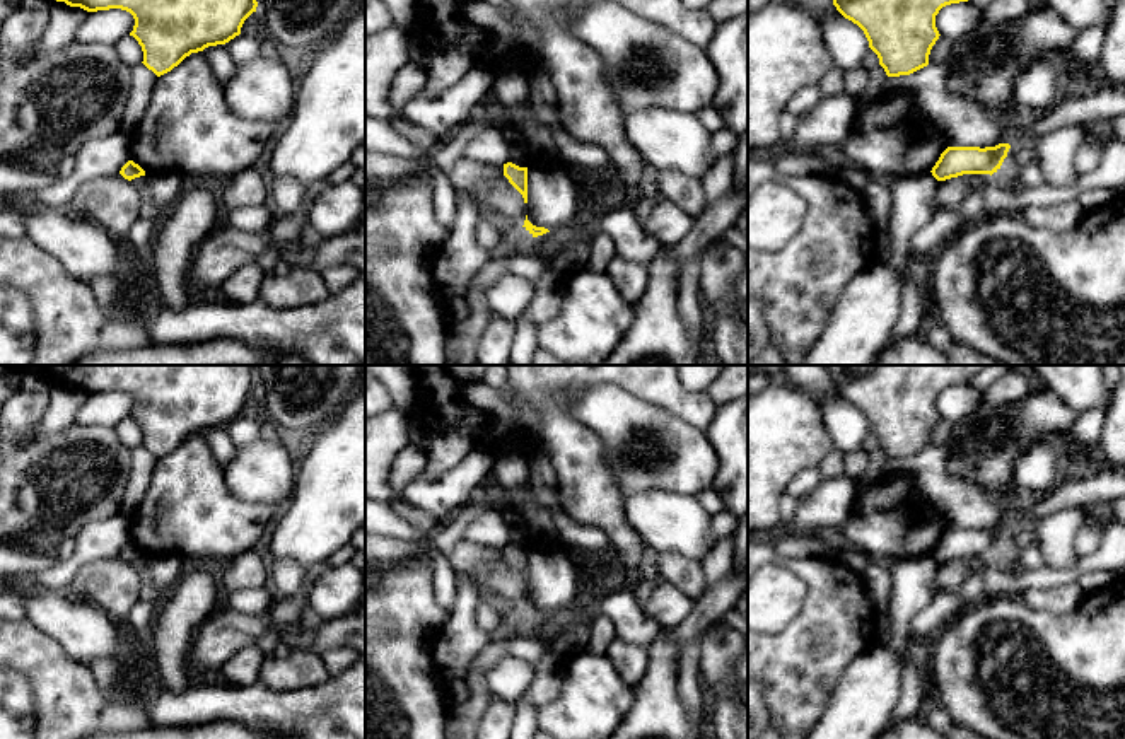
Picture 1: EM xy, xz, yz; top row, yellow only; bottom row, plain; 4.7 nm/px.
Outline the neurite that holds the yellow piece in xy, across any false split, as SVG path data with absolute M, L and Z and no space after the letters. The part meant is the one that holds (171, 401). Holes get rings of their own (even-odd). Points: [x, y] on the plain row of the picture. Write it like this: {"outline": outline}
{"outline": "M9 365L9 367L32 367L39 369L50 374L50 377L56 384L65 384L70 389L80 389L87 394L97 394L97 393L109 393L109 391L121 391L133 398L135 408L130 418L133 418L143 434L143 447L152 452L157 459L171 454L174 449L178 449L186 439L191 435L203 434L208 428L225 427L236 418L241 416L241 410L244 403L256 394L258 384L256 384L256 369L254 365Z"}

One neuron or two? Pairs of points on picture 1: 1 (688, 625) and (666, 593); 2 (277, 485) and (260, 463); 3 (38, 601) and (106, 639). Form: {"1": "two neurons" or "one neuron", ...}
{"1": "two neurons", "2": "one neuron", "3": "one neuron"}

